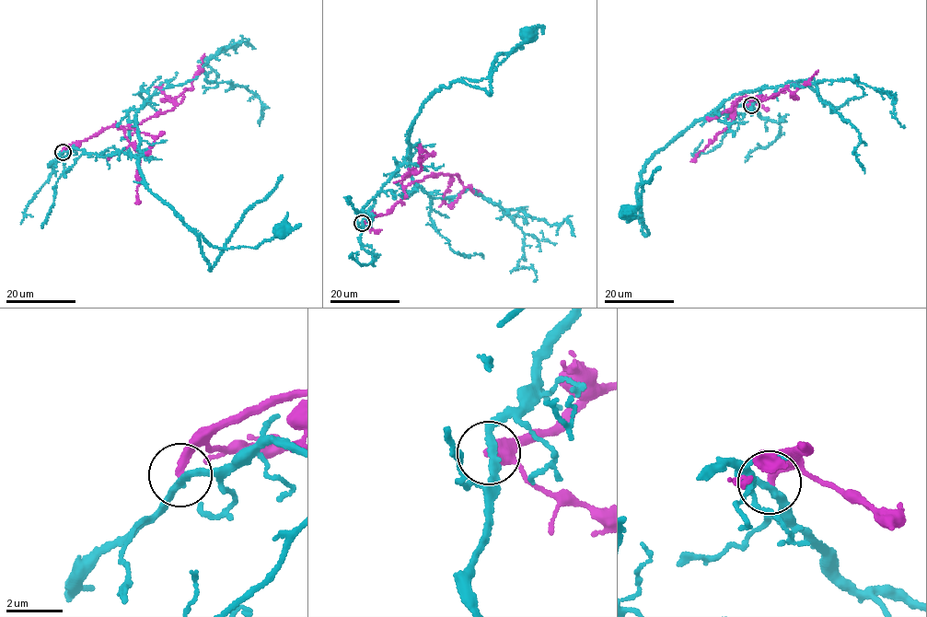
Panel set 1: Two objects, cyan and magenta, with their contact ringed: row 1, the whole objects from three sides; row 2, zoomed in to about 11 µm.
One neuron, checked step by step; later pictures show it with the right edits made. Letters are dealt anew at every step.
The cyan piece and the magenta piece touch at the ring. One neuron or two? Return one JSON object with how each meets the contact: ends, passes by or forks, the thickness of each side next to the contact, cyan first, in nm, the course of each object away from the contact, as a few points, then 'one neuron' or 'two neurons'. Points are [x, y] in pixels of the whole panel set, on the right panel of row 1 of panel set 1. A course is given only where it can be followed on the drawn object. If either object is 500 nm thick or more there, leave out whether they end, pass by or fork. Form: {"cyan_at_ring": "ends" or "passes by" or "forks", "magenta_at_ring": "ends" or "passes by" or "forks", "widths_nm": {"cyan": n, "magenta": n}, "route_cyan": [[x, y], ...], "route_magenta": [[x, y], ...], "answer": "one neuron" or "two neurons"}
{"cyan_at_ring": "passes by", "magenta_at_ring": "ends", "widths_nm": {"cyan": 260, "magenta": 300}, "route_cyan": [[751, 104], [699, 120], [654, 152], [637, 192], [643, 232], [647, 235], [641, 216], [629, 222], [628, 211]], "route_magenta": [[752, 104], [762, 100], [749, 97], [750, 100], [754, 97], [763, 99], [783, 89], [793, 92], [817, 70]], "answer": "two neurons"}

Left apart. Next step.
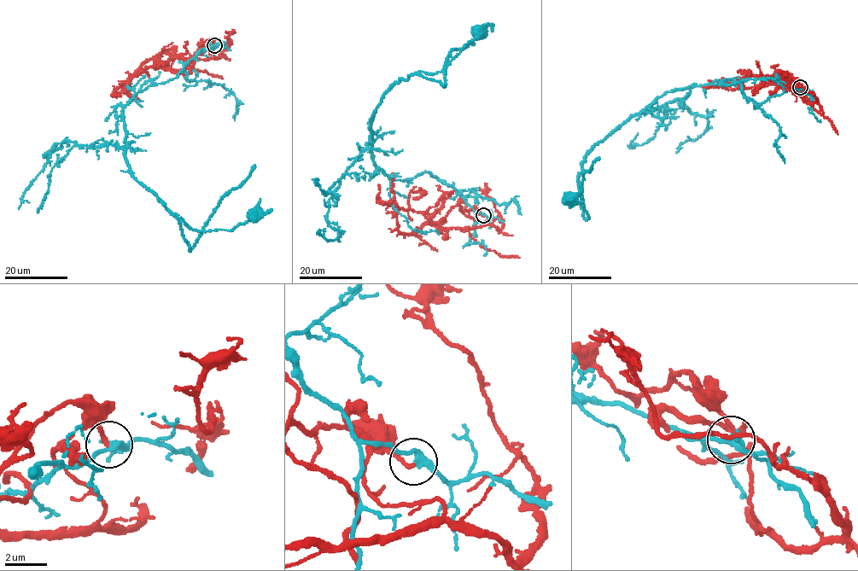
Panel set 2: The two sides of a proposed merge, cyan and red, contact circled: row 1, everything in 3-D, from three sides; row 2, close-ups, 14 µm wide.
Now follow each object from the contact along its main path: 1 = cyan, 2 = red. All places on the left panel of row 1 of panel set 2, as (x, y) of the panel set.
1: (215, 46), (135, 93), (122, 111), (125, 158), (190, 250), (201, 231), (230, 230), (252, 214)
2: (214, 46), (206, 40), (191, 67), (171, 67), (175, 53), (168, 49), (216, 58), (233, 31)

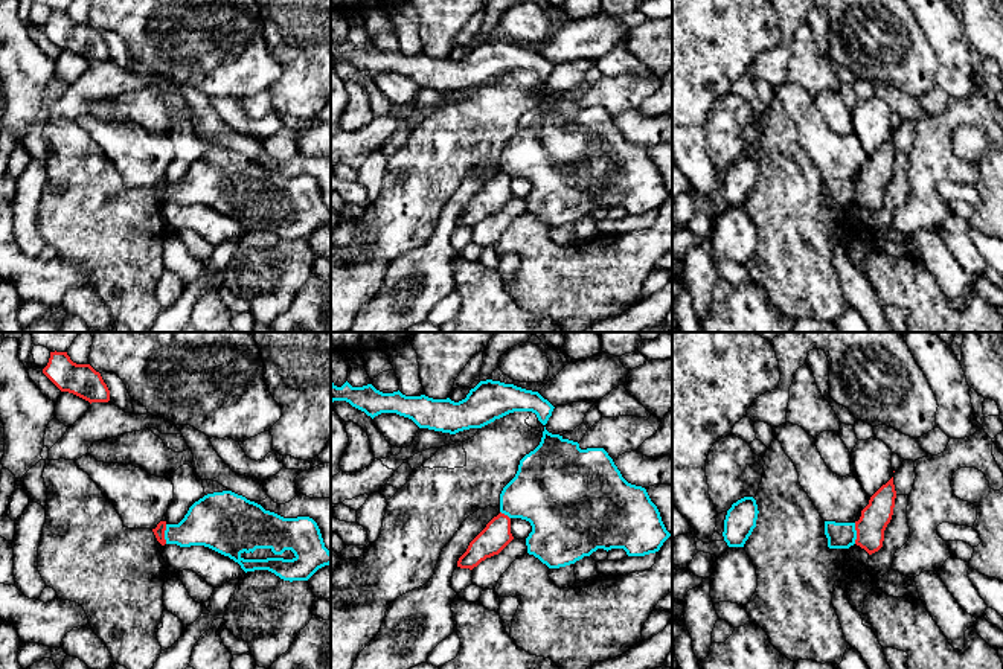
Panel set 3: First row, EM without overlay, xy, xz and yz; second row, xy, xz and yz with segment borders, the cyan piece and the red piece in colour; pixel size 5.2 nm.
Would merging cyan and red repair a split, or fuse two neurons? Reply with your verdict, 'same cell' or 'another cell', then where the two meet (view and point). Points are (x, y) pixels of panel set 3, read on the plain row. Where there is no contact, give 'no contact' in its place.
another cell; contact yz (855, 192)

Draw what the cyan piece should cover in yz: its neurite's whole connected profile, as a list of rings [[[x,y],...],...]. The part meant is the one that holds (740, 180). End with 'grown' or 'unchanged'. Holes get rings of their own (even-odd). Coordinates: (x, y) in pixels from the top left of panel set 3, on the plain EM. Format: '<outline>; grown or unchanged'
[[[744,155],[732,163],[724,178],[724,200],[729,206],[744,206],[756,186],[758,163],[753,155]]]; unchanged

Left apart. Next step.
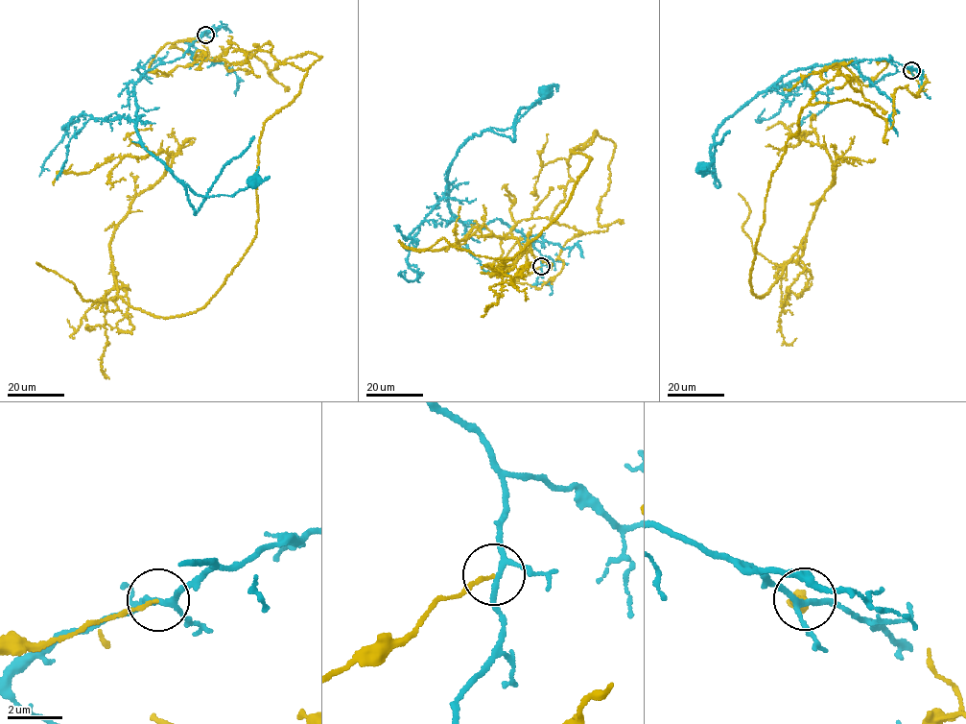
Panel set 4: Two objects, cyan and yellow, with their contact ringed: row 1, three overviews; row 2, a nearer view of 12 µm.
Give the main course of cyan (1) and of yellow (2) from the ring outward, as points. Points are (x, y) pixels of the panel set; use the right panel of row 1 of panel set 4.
1: (911, 70), (875, 59), (783, 75), (719, 125), (711, 153), (719, 186), (703, 167)
2: (911, 70), (889, 129), (802, 108), (760, 298), (835, 181), (809, 133), (766, 129)

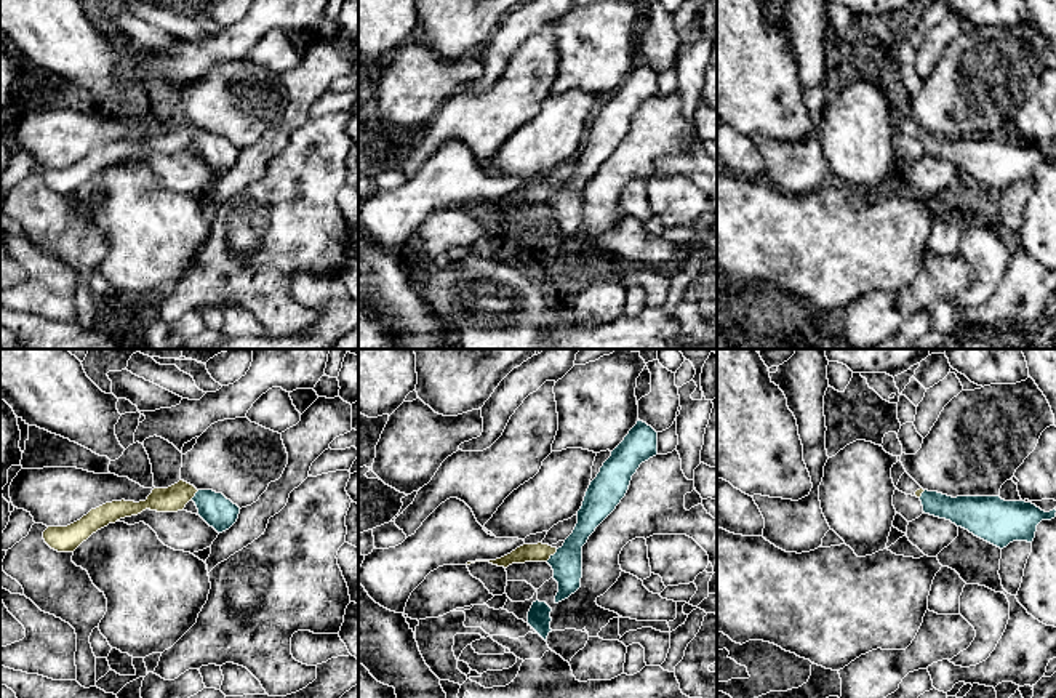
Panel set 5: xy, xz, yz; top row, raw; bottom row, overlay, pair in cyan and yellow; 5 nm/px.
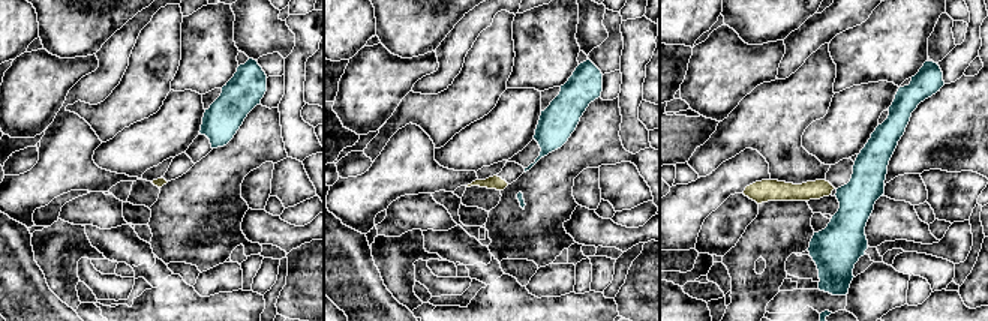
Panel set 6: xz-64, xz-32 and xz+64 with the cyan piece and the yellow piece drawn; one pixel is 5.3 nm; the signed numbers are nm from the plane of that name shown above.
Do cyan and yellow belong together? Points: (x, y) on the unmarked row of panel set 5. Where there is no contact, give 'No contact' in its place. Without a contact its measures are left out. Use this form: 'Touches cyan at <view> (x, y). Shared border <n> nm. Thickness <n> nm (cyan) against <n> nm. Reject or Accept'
Touches cyan at xz (551, 197). Shared border 90 nm. Thickness 160 nm (cyan) against 100 nm. Reject

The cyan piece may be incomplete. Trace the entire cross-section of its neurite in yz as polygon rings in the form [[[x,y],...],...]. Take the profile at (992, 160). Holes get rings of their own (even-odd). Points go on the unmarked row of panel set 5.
[[[925,131],[920,138],[923,154],[950,162],[974,178],[1003,191],[1013,183],[1032,184],[1037,166],[1056,158],[1032,144],[1005,142],[1000,138],[947,138]]]

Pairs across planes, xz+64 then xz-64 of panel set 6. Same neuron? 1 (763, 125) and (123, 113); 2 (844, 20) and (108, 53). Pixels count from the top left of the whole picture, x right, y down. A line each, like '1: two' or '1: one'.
1: one
2: one

